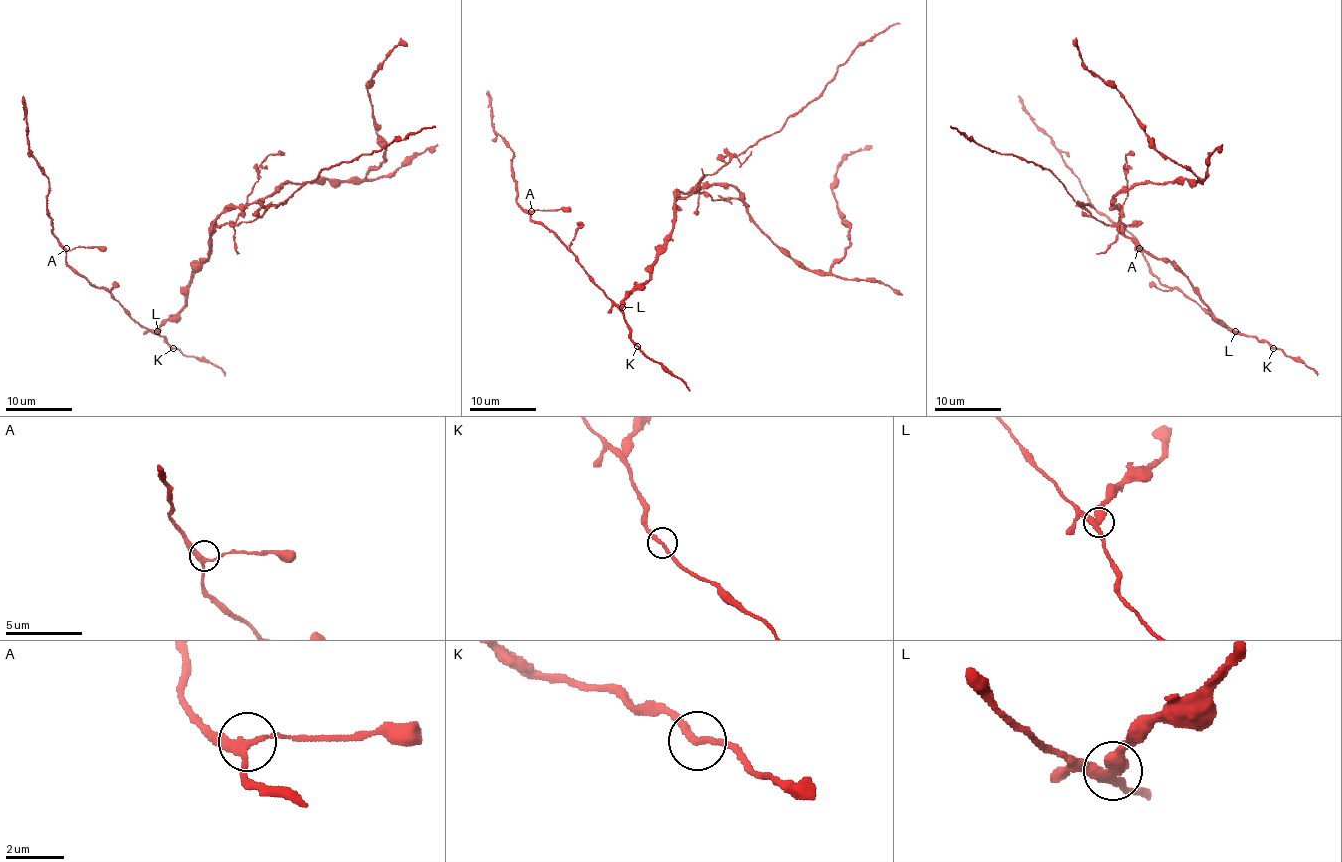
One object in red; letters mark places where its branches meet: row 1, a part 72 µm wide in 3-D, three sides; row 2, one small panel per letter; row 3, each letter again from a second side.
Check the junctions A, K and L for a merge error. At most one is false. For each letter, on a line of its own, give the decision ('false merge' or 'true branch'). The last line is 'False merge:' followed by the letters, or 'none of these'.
A: true branch
K: true branch
L: false merge
False merge: L

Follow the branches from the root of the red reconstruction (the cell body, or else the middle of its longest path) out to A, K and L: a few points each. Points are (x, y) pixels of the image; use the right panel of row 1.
A: (1162, 258), (1188, 280), (1210, 311), (1233, 331), (1175, 288), (1165, 286), (1139, 248)
K: (1162, 258), (1168, 260), (1188, 280), (1210, 311), (1228, 328), (1264, 339), (1273, 348)
L: (1162, 258), (1168, 260), (1188, 280), (1195, 293), (1216, 318), (1235, 331)

